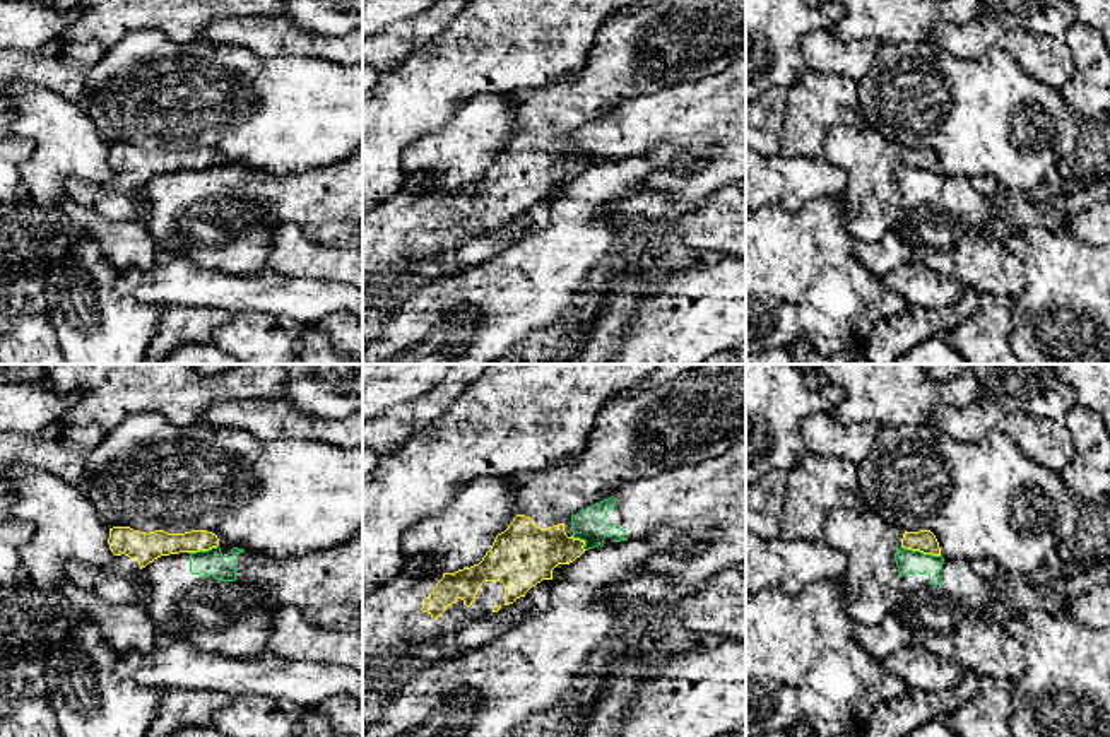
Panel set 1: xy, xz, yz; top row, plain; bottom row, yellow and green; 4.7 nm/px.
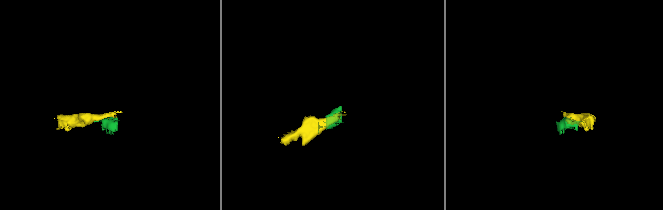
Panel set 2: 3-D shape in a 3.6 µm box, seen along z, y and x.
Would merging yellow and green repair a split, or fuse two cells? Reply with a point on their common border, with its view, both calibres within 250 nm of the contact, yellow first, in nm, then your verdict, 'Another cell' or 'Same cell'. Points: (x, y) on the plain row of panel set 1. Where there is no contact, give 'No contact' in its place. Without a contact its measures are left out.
Touches yellow at yz (921, 168). Thickness 110 nm (yellow) against 120 nm. Another cell

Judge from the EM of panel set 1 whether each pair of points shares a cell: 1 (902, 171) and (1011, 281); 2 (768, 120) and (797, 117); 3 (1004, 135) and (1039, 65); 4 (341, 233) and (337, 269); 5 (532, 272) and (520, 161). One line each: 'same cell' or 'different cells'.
1: same cell
2: different cells
3: different cells
4: different cells
5: different cells

